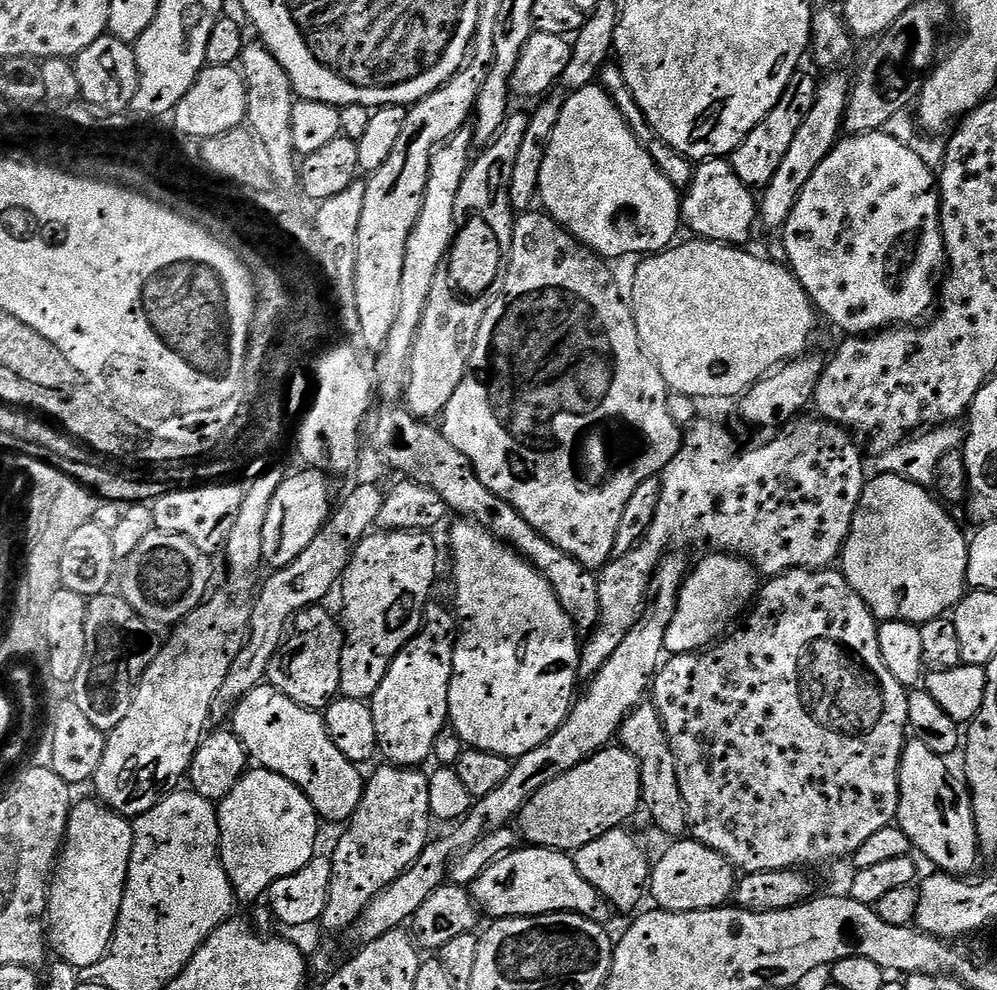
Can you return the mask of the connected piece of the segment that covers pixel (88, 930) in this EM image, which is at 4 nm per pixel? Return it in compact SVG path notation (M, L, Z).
M95 798L73 803L68 814L68 835L58 857L54 875L48 890L48 914L46 917L46 939L51 951L56 952L61 961L77 970L93 968L112 946L112 936L116 933L118 914L124 897L124 887L128 881L130 858L136 835L132 832L133 821L120 816L101 804Z

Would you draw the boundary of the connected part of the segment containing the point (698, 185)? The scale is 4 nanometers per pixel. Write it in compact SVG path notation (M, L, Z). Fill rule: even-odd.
M717 158L705 160L692 173L692 181L688 183L682 196L682 224L685 229L692 231L693 237L710 240L714 244L730 244L733 246L747 245L752 231L758 228L758 200L753 189L740 181L738 174L734 174L731 163L727 159Z

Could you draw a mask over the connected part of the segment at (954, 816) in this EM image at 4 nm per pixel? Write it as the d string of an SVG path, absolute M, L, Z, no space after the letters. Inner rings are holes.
M919 738L904 745L900 759L900 805L895 823L904 831L909 845L933 864L933 869L952 878L964 878L976 868L978 845L971 795L952 777L949 761L934 754Z

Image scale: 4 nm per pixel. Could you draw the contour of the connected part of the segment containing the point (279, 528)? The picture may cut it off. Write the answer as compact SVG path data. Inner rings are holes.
M316 470L304 471L308 472L285 475L267 511L266 527L262 530L262 554L269 569L290 566L290 562L294 562L294 558L314 542L333 511L334 504L328 501L328 488L324 485L325 477Z

